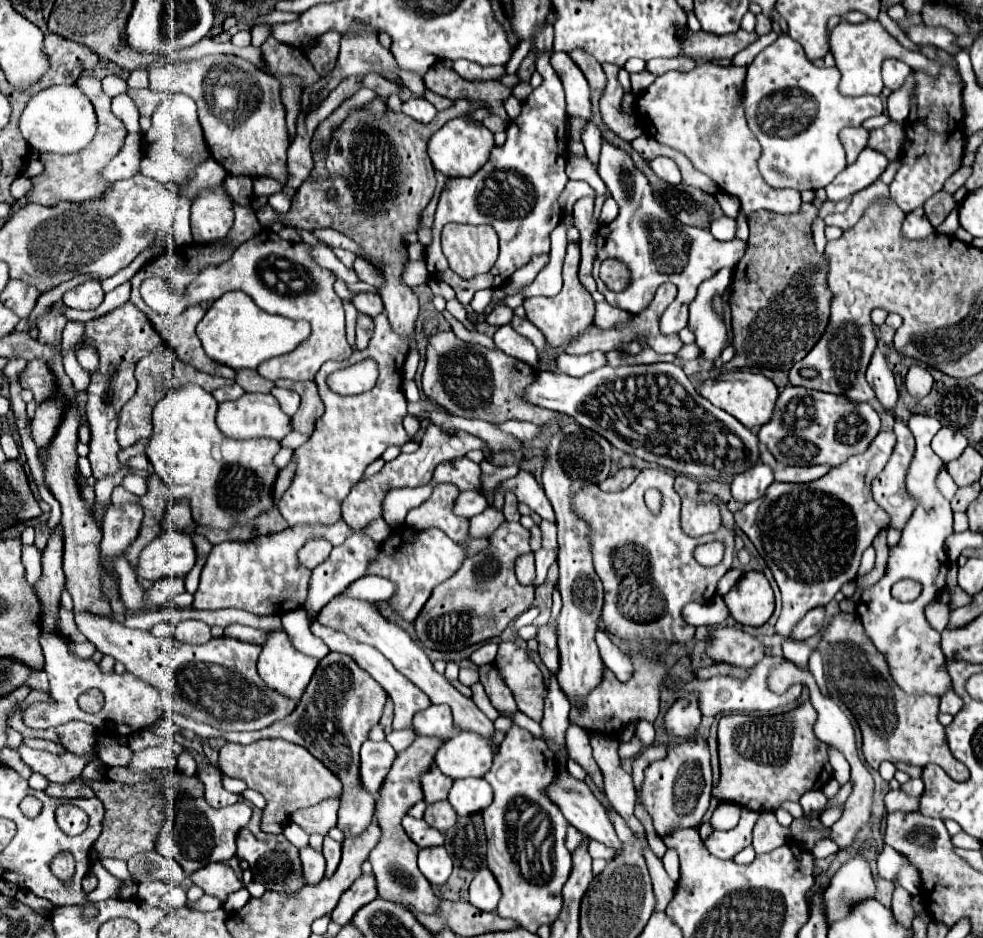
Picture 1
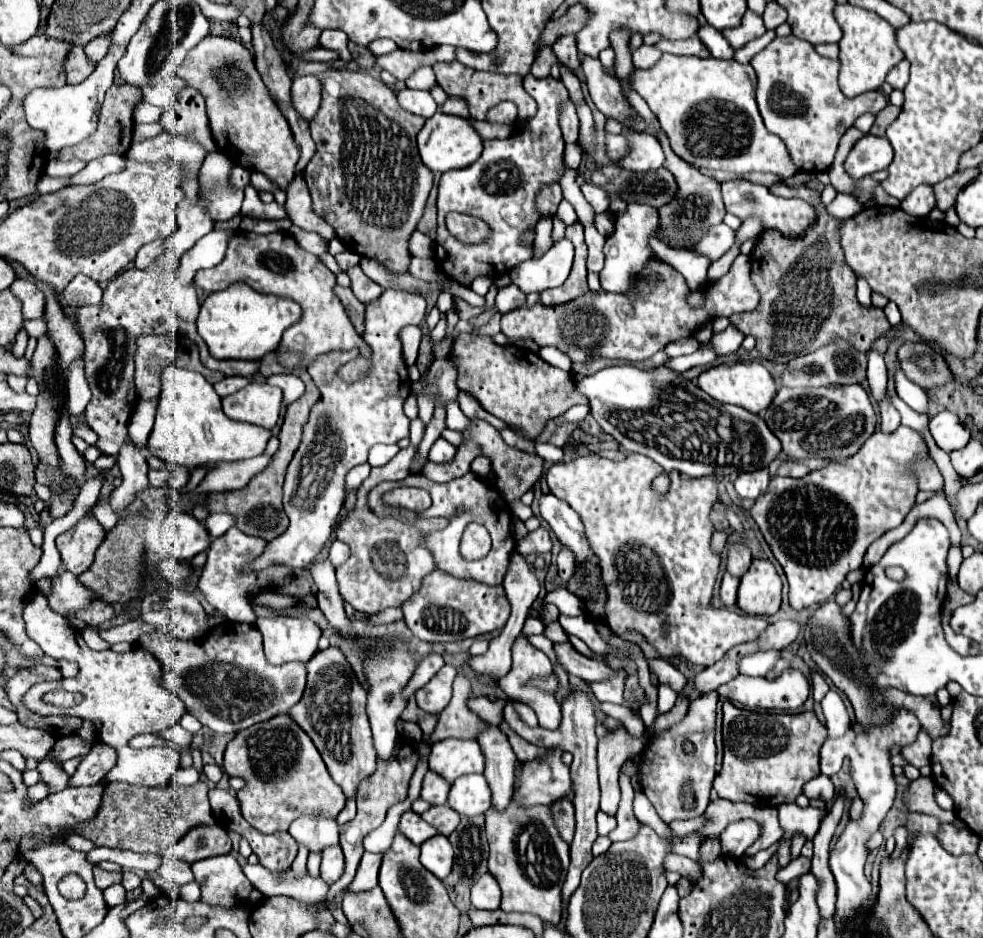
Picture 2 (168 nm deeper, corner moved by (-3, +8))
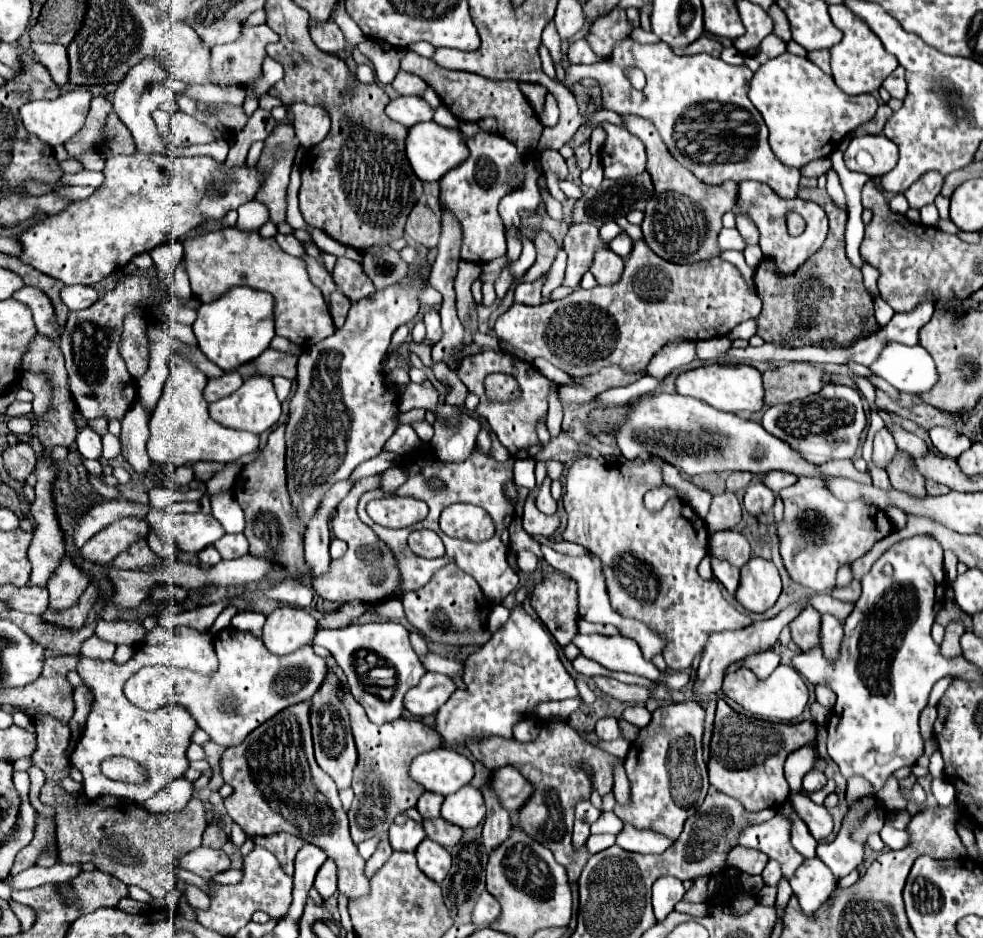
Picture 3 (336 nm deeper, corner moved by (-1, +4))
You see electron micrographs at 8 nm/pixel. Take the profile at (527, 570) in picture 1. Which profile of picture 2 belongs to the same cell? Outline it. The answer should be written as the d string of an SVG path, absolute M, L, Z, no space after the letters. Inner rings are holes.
M538 527L536 531L530 531L522 541L516 543L516 551L520 555L532 555L532 553L546 553L552 549L550 531L546 527Z

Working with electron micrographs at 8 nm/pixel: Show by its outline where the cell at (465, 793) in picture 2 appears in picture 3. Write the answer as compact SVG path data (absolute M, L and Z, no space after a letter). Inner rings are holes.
M464 785L460 791L448 795L442 803L442 817L462 829L476 827L484 815L484 797L474 785Z

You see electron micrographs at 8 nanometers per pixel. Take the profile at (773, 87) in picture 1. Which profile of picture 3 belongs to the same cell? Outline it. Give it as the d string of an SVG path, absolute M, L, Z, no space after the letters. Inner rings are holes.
M788 51L760 65L752 77L748 97L766 121L770 147L776 157L784 165L796 169L802 169L810 161L828 157L850 131L872 119L878 109L874 95L846 95L838 89L832 75L826 75L808 57L798 57Z

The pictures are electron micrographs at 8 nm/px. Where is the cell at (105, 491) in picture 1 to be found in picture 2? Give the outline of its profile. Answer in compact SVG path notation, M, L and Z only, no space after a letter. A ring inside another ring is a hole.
M142 399L136 405L136 409L134 409L134 415L132 415L130 425L128 425L128 437L138 447L146 445L146 439L148 439L148 435L152 431L154 415L156 415L156 405L158 405L156 399L150 399L150 401Z

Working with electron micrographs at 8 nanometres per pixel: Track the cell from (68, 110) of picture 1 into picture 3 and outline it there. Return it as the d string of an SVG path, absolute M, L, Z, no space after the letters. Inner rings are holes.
M78 87L78 89L68 91L52 101L46 101L46 99L44 101L28 101L26 105L22 105L20 115L22 115L24 127L28 133L40 137L50 147L56 147L56 145L64 145L68 139L72 139L84 127L84 119L88 115L90 101L92 101L92 93L86 87Z

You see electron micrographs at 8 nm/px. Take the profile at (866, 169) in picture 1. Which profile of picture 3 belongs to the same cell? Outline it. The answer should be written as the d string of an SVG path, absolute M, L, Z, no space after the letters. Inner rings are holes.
M856 135L844 151L850 171L882 177L898 163L898 147L886 135Z

